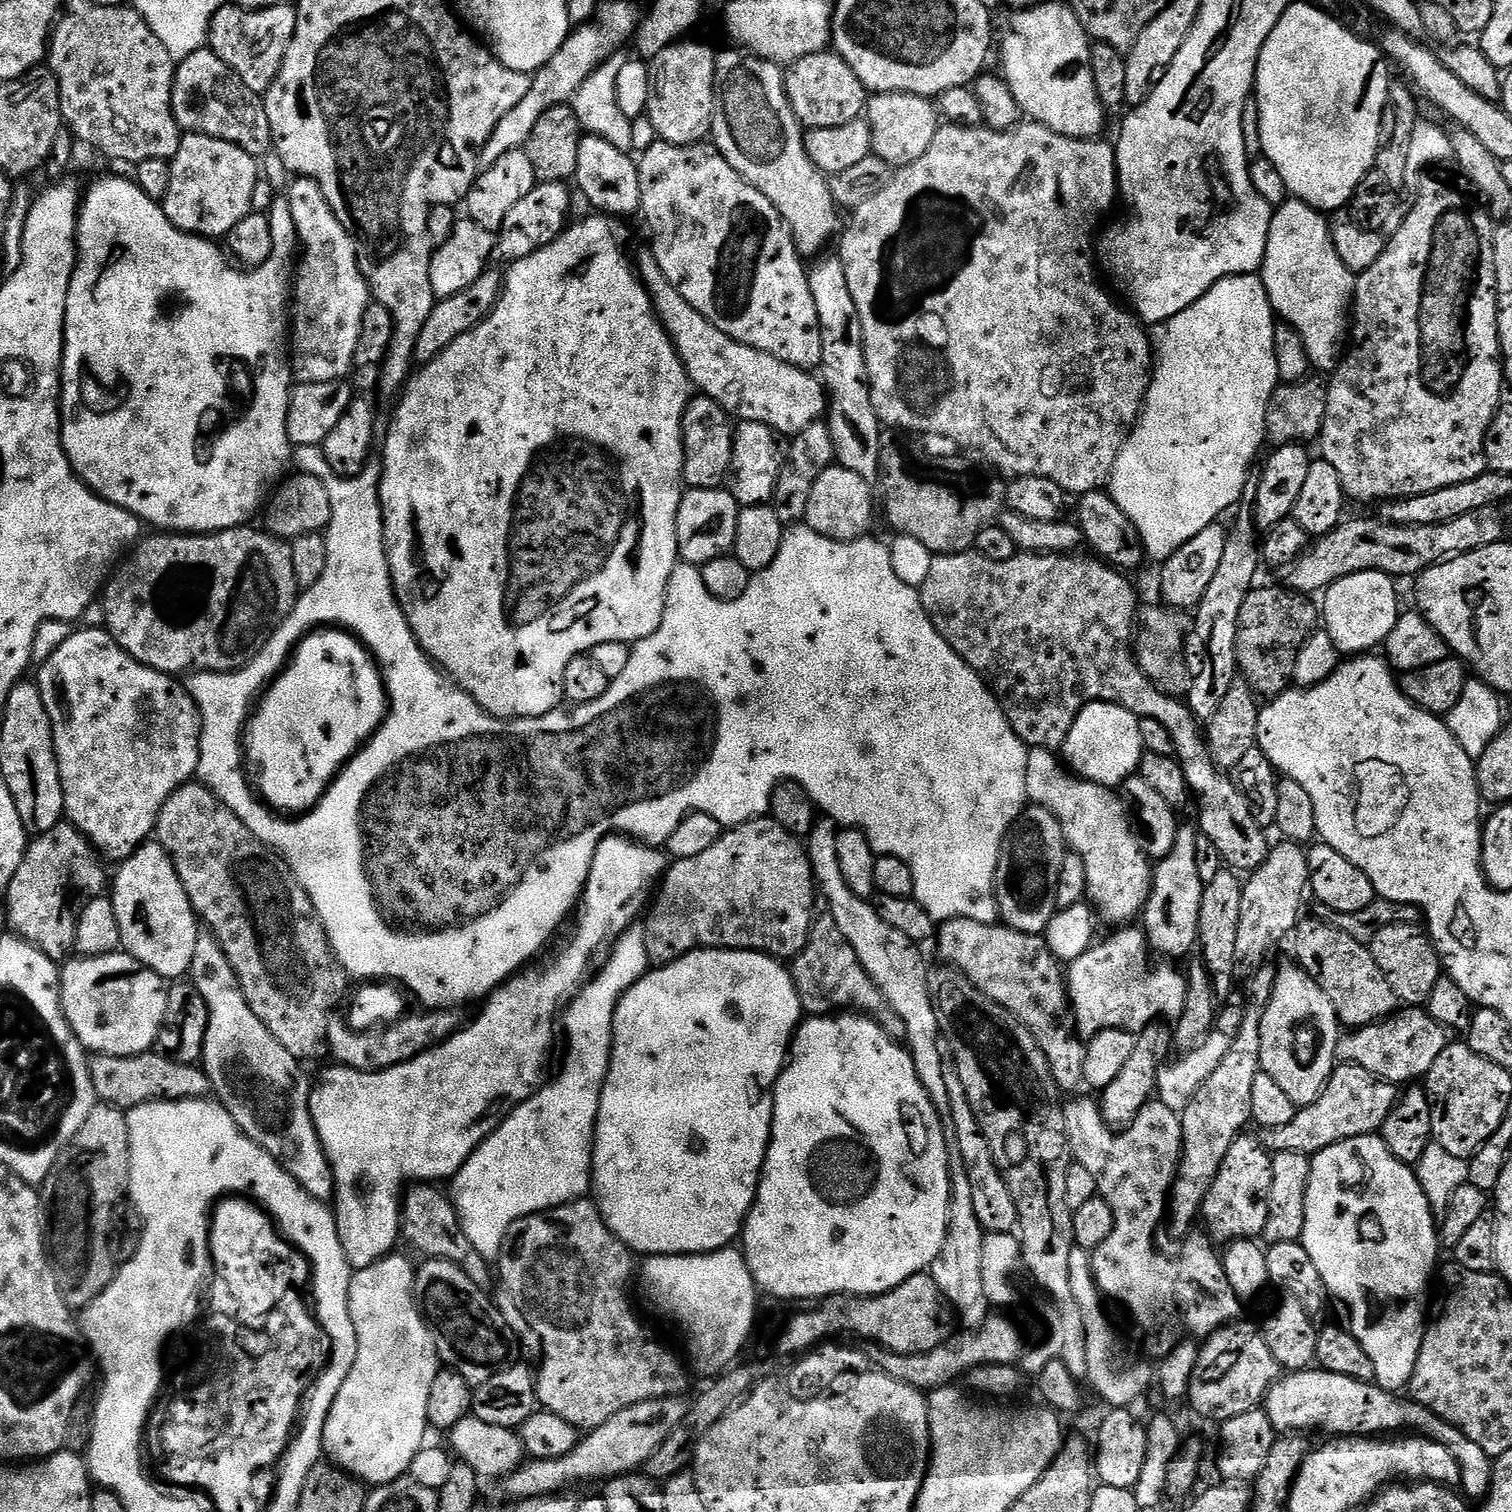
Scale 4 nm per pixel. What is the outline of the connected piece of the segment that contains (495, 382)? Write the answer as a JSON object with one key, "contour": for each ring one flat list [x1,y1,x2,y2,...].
{"contour":[[600,218,604,220,580,220,565,228,557,240,550,246,540,248,534,254,522,258,517,264,511,265,504,276,504,286,492,313,477,328,462,334,442,354,434,357,430,363,423,365,408,380,406,391,399,397,400,405,392,416,392,425,388,428,388,437,384,440,384,464,380,473,380,509,384,511,384,553,388,556,388,569,392,575,392,589,396,592,396,601,408,619,408,625,420,643,420,649,428,655,432,663,439,666,464,692,470,693,474,702,483,712,490,713,500,720,529,720,535,716,545,716,547,712,557,711,564,700,562,690,562,674,566,674,566,666,575,656,591,653,594,646,602,642,622,642,633,645,637,640,650,638,660,629,662,614,668,597,670,574,676,569,680,551,678,550,678,534,676,519,678,506,682,502,686,485,684,482,684,439,682,438,682,418,690,399,690,381,682,366,680,356,668,337,668,332,660,323,656,309,652,307,652,297,641,282,637,269,628,261,624,248,620,245,620,235,624,232,625,221,620,218]]}

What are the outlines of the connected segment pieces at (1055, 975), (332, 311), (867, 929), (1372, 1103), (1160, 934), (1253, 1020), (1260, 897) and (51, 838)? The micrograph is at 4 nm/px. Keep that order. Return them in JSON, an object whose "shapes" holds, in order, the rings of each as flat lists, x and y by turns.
{"shapes":[[[954,918,937,927,935,944,941,958,948,963,945,965,963,974,971,984,978,986,978,990,982,990,982,994,1010,1010,1018,1022,1026,1025,1042,1054,1046,1054,1046,1062,1050,1062,1054,1082,1061,1093,1075,1093,1075,1088,1084,1084,1085,1041,1077,1038,1070,1027,1066,972,1061,961,1051,952,1045,937,1031,936,1000,922,983,924,970,918]],[[296,178,291,181,292,189,286,192,288,201,290,202,290,214,294,214,294,226,296,227,296,239,299,247,302,249,302,255,299,257,298,263,294,268,294,291,290,297,290,367,293,377,301,384,313,384,314,382,334,382,335,380,343,380,351,373,352,359,354,358,354,350,358,346,358,334,362,330,362,314,366,314,370,303,370,293,368,291,368,283,364,280,362,270,358,266,358,244,350,233,342,226,342,222,338,222,338,218,334,214,334,210,330,210,330,202,326,202,326,198,322,194,322,190,312,180]],[[827,818,817,819,815,825,806,837,808,861,812,867,812,877,816,880,819,895,828,903,827,915,838,922,838,930,842,930,842,938,854,946,854,954,858,954,858,962,870,974,870,978,882,990,888,1000,889,1006,906,1022,908,1035,906,1047,912,1053,912,1060,916,1063,918,1078,930,1098,934,1102,941,1120,951,1121,950,1094,946,1094,946,1078,942,1078,942,1037,938,1018,932,1001,932,986,930,972,924,965,924,956,921,945,915,944,906,934,894,930,887,922,878,918,875,903,858,898,854,890,842,878,842,866,838,863,838,838,841,829,832,820]],[[1340,1062,1333,1067,1332,1076,1320,1092,1320,1097,1312,1104,1297,1107,1294,1122,1263,1129,1262,1143,1272,1154,1294,1150,1311,1158,1317,1152,1326,1150,1326,1146,1379,1133,1382,1122,1386,1122,1397,1099,1397,1085,1387,1084,1370,1074,1370,1070,1362,1070,1362,1066]],[[1181,823,1178,834,1174,838,1174,850,1166,854,1166,858,1155,861,1152,874,1152,889,1148,902,1142,913,1142,931,1153,953,1161,952,1161,957,1180,960,1188,951,1197,947,1198,914,1202,910,1202,894,1204,883,1198,876,1195,840,1198,828,1195,823]],[[1245,1011,1242,1030,1238,1030,1238,1034,1230,1042,1226,1058,1222,1058,1218,1070,1214,1070,1214,1074,1210,1074,1210,1078,1206,1078,1206,1082,1198,1086,1198,1094,1190,1098,1190,1106,1186,1106,1180,1113,1182,1154,1180,1164,1176,1168,1176,1178,1172,1181,1170,1207,1166,1212,1166,1232,1168,1228,1168,1236,1176,1240,1175,1242,1183,1241,1193,1231,1192,1223,1201,1219,1204,1199,1214,1178,1218,1178,1218,1170,1222,1170,1222,1161,1226,1159,1227,1151,1247,1129,1244,1127,1249,1127,1252,1118,1250,1097,1254,1078,1258,1078,1261,1071,1260,1017,1259,1011]],[[1281,839,1280,844,1273,843,1268,850,1268,856,1262,862,1260,868,1254,869,1243,881,1242,890,1242,914,1238,918,1238,943,1236,950,1236,976,1241,981,1247,982,1253,974,1268,964,1268,955,1296,931,1298,921,1301,919,1300,895,1307,893,1310,888,1310,877,1308,875,1308,853,1299,843]],[[62,822,54,826,54,830,35,837,29,843,28,851,24,853,22,866,18,866,18,870,14,870,14,878,10,878,6,893,9,929,27,944,42,950,42,954,46,954,50,959,57,962,67,961,76,946,78,918,84,905,89,904,95,896,105,895,110,876,109,873,108,876,104,873,103,866,105,867,96,849,73,824]]]}

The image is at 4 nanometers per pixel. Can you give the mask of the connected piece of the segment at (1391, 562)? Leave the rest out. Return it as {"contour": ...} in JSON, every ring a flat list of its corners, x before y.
{"contour":[[1495,507,1474,510,1470,514,1462,514,1462,518,1450,518,1450,522,1438,522,1434,526,1398,526,1387,524,1385,520,1373,518,1373,520,1345,519,1332,532,1325,536,1313,539,1304,553,1286,569,1288,581,1287,587,1293,592,1301,594,1323,593,1325,589,1346,578,1347,575,1358,574,1359,571,1382,571,1393,578,1409,576,1415,578,1435,564,1441,564,1444,560,1450,560,1454,556,1461,556,1467,552,1473,552,1479,548,1485,548,1491,544,1501,543,1504,536,1504,520,1499,516]]}

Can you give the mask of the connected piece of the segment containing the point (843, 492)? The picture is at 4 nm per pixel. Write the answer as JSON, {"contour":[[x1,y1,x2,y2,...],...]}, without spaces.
{"contour":[[833,466,822,470,814,490,810,490,810,502,806,502,806,514,803,523,810,530,838,542,863,540,869,535,872,515,878,512,878,504,872,501,873,485,868,484,854,470]]}

